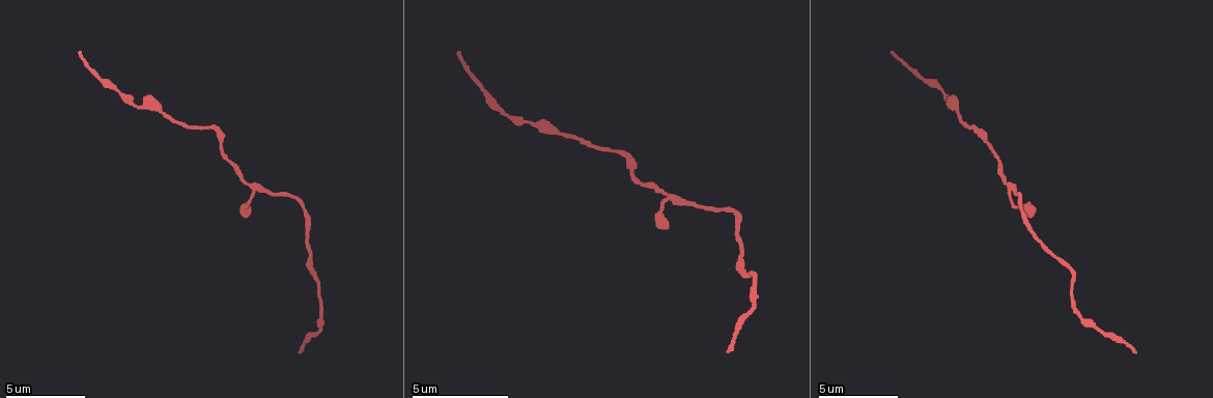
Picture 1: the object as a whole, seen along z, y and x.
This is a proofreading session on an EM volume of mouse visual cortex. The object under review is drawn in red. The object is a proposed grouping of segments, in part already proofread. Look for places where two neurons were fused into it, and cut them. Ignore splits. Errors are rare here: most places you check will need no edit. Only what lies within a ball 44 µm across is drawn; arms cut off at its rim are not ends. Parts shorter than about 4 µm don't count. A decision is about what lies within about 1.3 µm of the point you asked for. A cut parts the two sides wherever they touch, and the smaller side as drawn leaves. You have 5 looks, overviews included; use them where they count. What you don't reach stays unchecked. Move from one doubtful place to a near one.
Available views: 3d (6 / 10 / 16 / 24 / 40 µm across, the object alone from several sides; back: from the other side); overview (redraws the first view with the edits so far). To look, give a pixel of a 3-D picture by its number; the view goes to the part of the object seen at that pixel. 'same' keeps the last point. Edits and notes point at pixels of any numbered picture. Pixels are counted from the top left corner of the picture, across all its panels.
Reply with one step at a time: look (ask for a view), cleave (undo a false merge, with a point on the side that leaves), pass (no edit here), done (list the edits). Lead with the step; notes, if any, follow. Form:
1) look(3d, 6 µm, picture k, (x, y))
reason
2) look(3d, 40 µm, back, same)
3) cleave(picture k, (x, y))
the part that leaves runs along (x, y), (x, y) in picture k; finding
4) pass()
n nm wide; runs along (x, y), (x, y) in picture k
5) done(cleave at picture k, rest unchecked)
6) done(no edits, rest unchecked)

look(3d, 10 µm, picture 1, (671, 195))
branch point

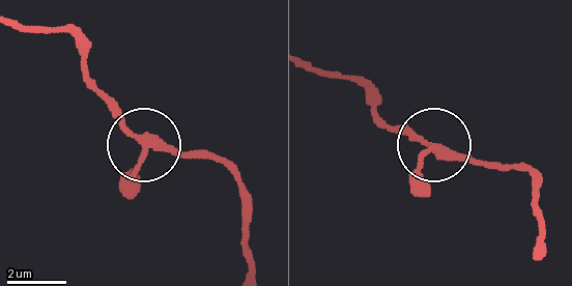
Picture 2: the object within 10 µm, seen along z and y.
pass()
runs along (140, 140), (87, 88) in picture 2; one neuron here

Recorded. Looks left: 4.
look(3d, 6 µm, picture 1, (1071, 281))
sudden change in width

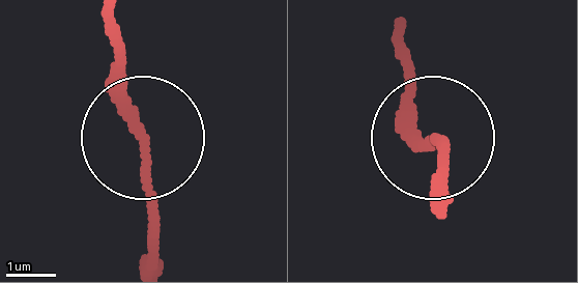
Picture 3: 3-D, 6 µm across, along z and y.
pass()
runs along (393, 35), (409, 134), (430, 134), (441, 154) in picture 3; continuous, no second neuron

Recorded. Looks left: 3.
look(3d, 16 µm, picture 1, (612, 151))
calibre changes

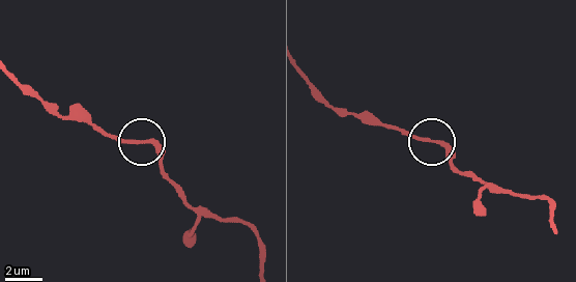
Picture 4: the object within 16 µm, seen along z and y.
pass()
220 nm wide; runs along (193, 207), (165, 172), (156, 148), (138, 139), (103, 135) in picture 4; continuous, no second neuron

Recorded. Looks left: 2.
done(no edits, rest unchecked)

